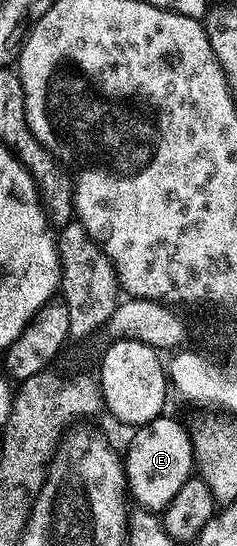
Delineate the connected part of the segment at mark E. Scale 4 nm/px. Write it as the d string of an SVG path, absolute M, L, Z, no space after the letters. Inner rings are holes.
M161 415L153 419L150 423L139 426L132 437L132 442L128 445L128 454L123 454L122 464L126 478L126 489L136 500L135 504L139 508L148 510L149 513L157 515L163 514L164 508L178 495L182 483L186 483L194 473L193 438L188 438L188 433L169 415Z

